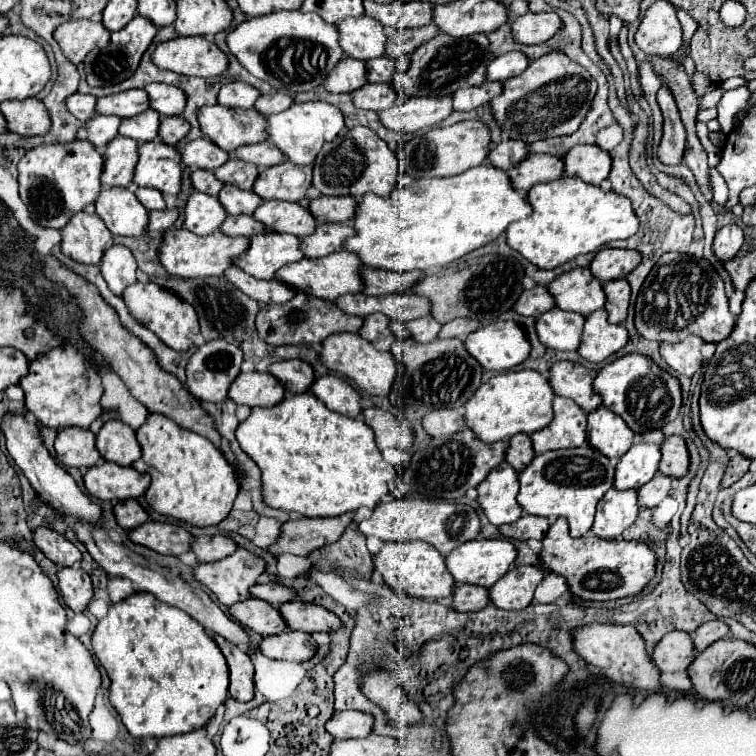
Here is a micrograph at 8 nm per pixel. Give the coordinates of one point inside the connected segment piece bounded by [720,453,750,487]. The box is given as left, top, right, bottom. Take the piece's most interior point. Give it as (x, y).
(737, 467)

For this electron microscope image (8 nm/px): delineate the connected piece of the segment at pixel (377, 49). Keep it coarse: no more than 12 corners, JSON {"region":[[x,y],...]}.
{"region":[[348,17],[338,25],[348,57],[384,55],[386,33],[370,17]]}

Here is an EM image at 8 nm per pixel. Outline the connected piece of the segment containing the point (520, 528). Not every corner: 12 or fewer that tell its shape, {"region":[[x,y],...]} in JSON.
{"region":[[522,515],[518,521],[498,527],[508,539],[542,539],[548,519]]}

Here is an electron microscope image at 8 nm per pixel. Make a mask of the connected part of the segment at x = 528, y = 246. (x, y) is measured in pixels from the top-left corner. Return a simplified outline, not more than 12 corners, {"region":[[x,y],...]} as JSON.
{"region":[[574,177],[528,191],[506,243],[554,269],[640,225],[626,197]]}

